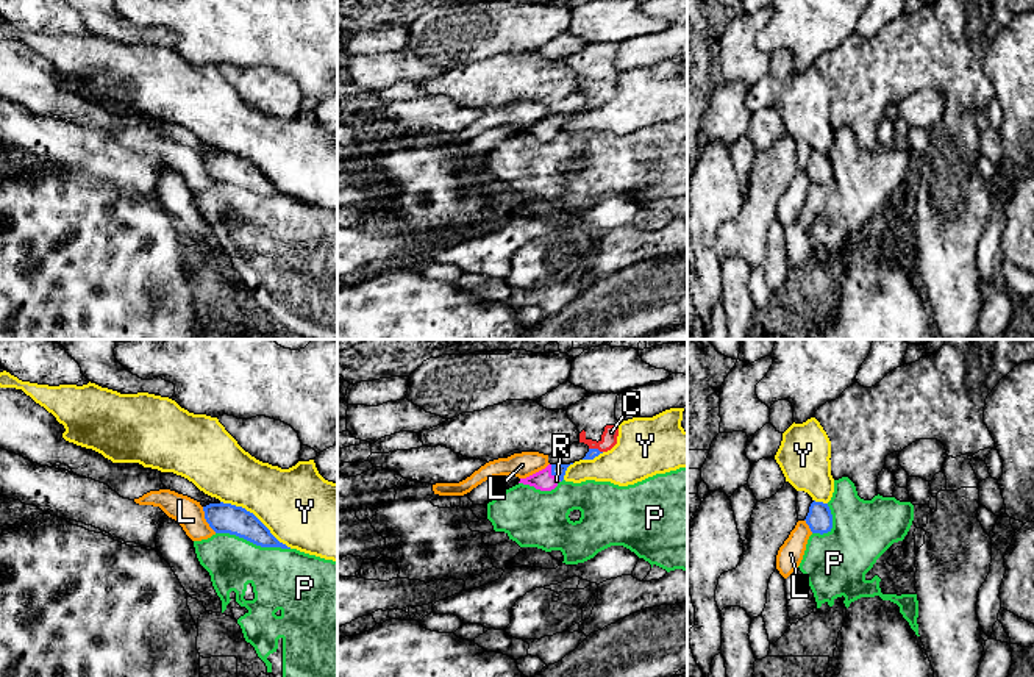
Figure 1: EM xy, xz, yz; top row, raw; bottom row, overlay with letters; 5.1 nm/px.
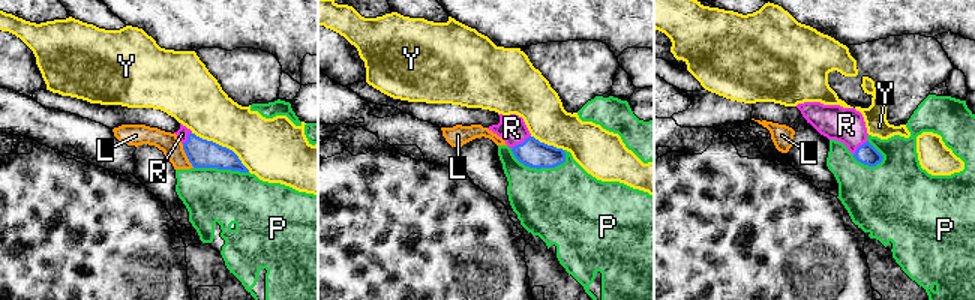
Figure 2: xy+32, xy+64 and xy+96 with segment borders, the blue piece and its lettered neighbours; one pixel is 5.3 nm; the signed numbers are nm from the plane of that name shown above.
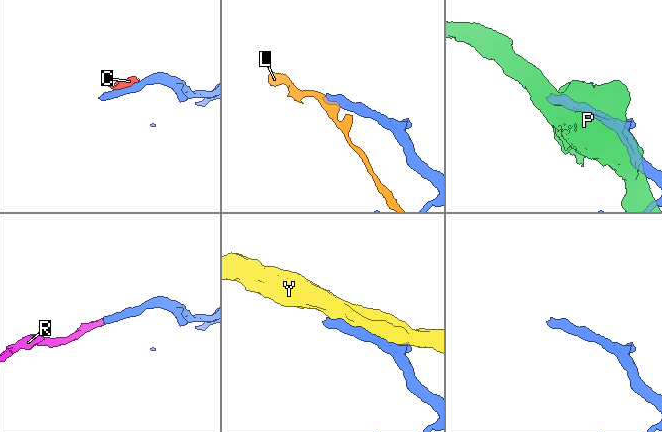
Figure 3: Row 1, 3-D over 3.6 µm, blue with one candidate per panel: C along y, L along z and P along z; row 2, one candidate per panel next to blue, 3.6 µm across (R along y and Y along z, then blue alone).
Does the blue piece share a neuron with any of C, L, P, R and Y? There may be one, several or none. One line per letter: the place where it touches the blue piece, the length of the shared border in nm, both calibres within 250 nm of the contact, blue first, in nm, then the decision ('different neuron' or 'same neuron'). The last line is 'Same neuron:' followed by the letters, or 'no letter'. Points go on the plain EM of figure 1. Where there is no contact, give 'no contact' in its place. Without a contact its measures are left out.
C: meets blue in xz at (595, 99); contact 80 nm long; 50 nm thick on the blue side, 80 nm on the other; different neuron
L: meets blue in xy at (205, 168); contact 150 nm long; 160 nm thick on the blue side, 150 nm on the other; different neuron
P: meets blue in xy at (253, 193); contact 400 nm long; 160 nm thick on the blue side, 320 nm on the other; different neuron
R: meets blue in xz at (553, 124); contact 110 nm long; 70 nm thick on the blue side, 100 nm on the other; same neuron
Y: meets blue in xy at (256, 168); contact 440 nm long; 160 nm thick on the blue side, 400 nm on the other; different neuron
Same neuron: R

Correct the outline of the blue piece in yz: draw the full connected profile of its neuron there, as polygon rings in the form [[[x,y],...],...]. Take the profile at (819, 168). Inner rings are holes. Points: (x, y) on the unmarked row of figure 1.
[[[812,152],[806,166],[806,174],[812,183],[828,183],[833,178],[833,164],[828,153]]]

